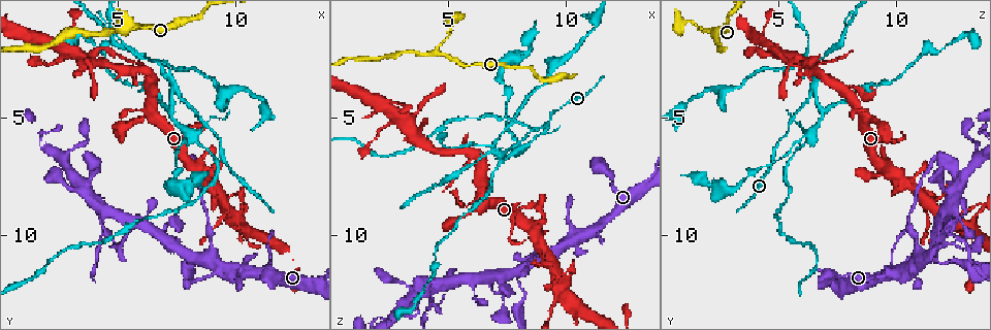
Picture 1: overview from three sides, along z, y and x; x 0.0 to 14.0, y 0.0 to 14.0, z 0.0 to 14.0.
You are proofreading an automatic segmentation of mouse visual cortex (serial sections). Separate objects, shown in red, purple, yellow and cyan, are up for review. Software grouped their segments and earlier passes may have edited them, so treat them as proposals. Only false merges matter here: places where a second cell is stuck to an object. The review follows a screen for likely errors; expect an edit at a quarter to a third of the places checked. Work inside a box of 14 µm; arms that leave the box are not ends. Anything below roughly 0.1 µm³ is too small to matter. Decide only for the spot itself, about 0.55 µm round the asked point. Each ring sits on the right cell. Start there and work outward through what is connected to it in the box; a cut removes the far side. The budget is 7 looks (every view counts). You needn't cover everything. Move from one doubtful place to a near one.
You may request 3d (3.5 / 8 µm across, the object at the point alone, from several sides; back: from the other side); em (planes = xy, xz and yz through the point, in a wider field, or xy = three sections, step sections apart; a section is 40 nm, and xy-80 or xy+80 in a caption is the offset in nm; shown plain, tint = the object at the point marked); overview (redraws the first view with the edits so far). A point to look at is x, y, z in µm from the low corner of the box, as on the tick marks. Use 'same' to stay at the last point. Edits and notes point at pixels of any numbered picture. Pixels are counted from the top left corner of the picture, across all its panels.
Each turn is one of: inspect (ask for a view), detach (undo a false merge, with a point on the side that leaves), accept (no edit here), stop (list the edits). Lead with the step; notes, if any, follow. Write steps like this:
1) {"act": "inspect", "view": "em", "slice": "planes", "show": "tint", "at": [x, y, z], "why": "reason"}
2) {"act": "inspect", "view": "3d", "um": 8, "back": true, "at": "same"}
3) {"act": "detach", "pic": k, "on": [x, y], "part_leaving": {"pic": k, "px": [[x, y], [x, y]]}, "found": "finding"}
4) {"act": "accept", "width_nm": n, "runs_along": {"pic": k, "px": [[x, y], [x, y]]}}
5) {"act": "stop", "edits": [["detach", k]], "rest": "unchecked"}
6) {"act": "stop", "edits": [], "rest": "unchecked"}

{"act": "inspect", "view": "3d", "um": 3.5, "at": [4.6, 1.5, 2.2], "why": "a fork"}

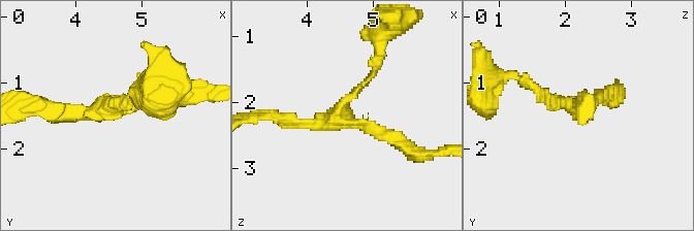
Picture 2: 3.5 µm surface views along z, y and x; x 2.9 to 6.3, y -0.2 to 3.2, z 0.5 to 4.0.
{"act": "inspect", "view": "em", "slice": "xy", "step": 2, "show": "tint", "at": [4.55, 1.40, 2.25], "arms": 3, "arm_widths_nm": [100, 200, 200], "why": "now the EM"}

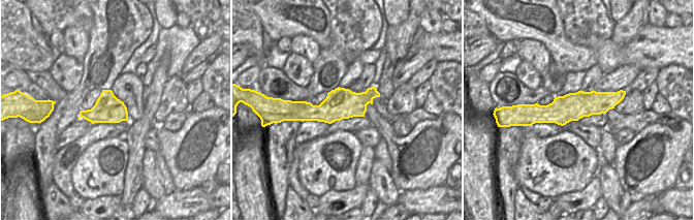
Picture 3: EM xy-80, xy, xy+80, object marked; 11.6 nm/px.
{"act": "accept", "runs_along": {"pic": 2, "px": [[403, 145], [342, 119], [342, 103], [377, 69]]}, "found": "all the same cell"}

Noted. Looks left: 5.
{"act": "inspect", "view": "3d", "um": 3.5, "back": true, "at": [7.4, 3.8, 6.5], "why": "two arms in line, one across"}

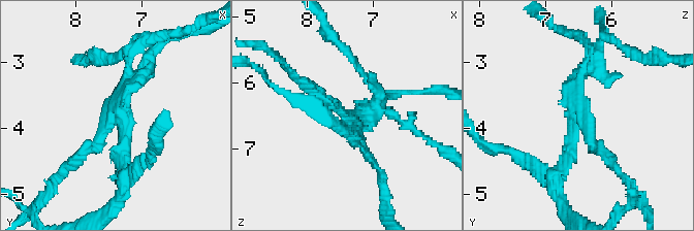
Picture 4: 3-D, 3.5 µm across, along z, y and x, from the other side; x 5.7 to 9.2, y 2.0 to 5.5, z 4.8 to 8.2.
{"act": "inspect", "view": "em", "slice": "xy", "step": 2, "show": "tint", "at": [7.45, 3.90, 6.50], "arms": 3, "arm_widths_nm": [150, 150, 200], "why": "shape alone is not enough"}

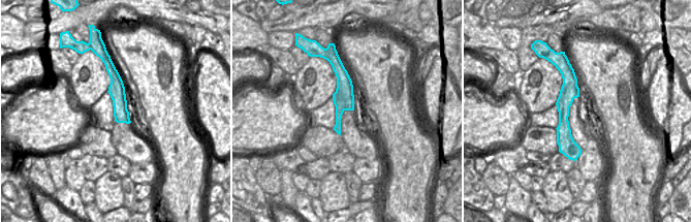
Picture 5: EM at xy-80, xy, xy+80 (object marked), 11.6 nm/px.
{"act": "detach", "pic": 4, "on": [123, 156], "part_leaving": {"pic": 4, "px": [[114, 120], [124, 138], [124, 192], [111, 208]]}, "found": "a second cell is stuck on"}

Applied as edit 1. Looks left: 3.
{"act": "inspect", "view": "3d", "um": 8, "at": [9.0, 10.3, 10.9], "why": "thin neck"}

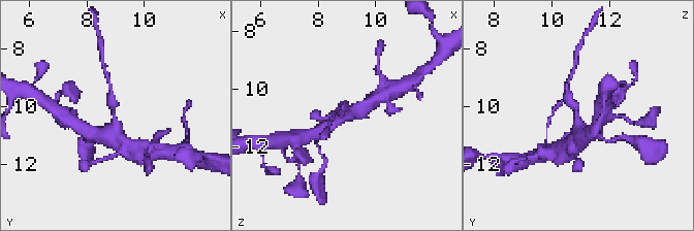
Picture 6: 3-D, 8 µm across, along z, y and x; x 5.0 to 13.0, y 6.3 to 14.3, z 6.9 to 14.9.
{"act": "inspect", "view": "3d", "um": 3.5, "at": [8.9, 10.1, 10.8]}

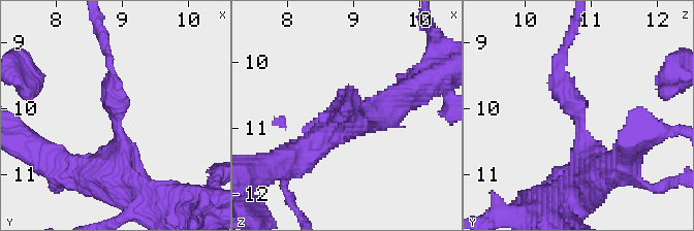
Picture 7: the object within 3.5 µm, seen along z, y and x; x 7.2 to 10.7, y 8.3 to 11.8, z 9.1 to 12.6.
{"act": "inspect", "view": "em", "slice": "xy", "step": 2, "show": "tint", "at": [8.90, 10.20, 10.80], "why": "shape alone is not enough"}

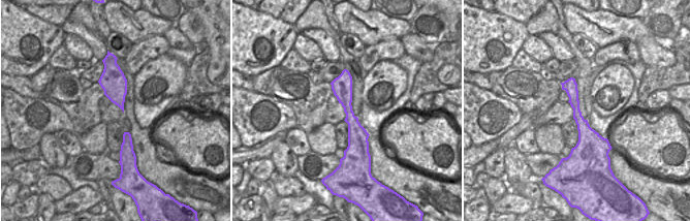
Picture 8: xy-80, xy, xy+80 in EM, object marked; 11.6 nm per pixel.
{"act": "accept", "runs_along": {"pic": 8, "px": [[345, 72], [353, 154]]}, "found": "one cell here"}

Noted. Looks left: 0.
{"act": "stop", "edits": [["detach", 4]], "rest": "unchecked"}

